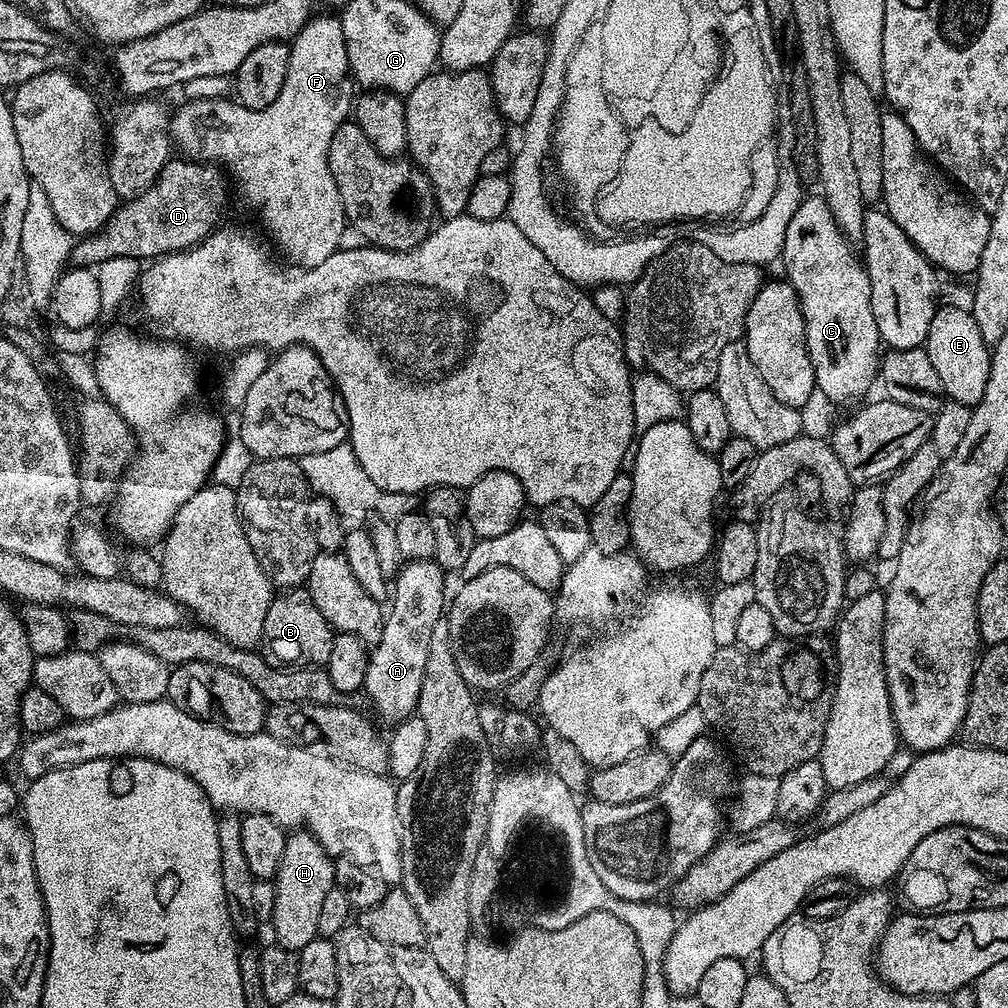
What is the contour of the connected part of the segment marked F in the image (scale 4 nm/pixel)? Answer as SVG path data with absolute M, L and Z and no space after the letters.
M317 14L313 16L312 21L290 41L290 66L286 70L286 82L282 82L282 91L278 93L278 98L274 98L274 102L270 102L270 106L266 106L262 110L250 110L249 108L244 108L232 98L229 98L229 100L192 100L189 104L182 105L177 112L173 111L170 116L170 135L173 145L175 145L179 151L181 148L181 150L184 151L181 153L183 153L187 159L217 165L221 169L226 170L227 175L231 177L234 184L234 179L236 179L236 184L240 187L240 192L244 195L245 202L253 204L253 206L260 211L260 216L264 219L264 228L268 231L269 237L267 236L267 239L271 241L277 249L280 247L281 250L284 251L285 257L283 256L283 259L297 269L318 266L322 262L326 262L326 258L330 258L330 254L334 254L340 248L340 239L346 227L346 217L344 207L342 206L342 198L338 194L338 186L334 182L334 174L330 174L328 155L330 154L330 138L334 138L334 130L338 130L338 126L345 123L353 111L354 91L352 92L352 88L354 89L354 81L352 79L352 71L348 65L346 34L342 34L340 17L336 14Z

